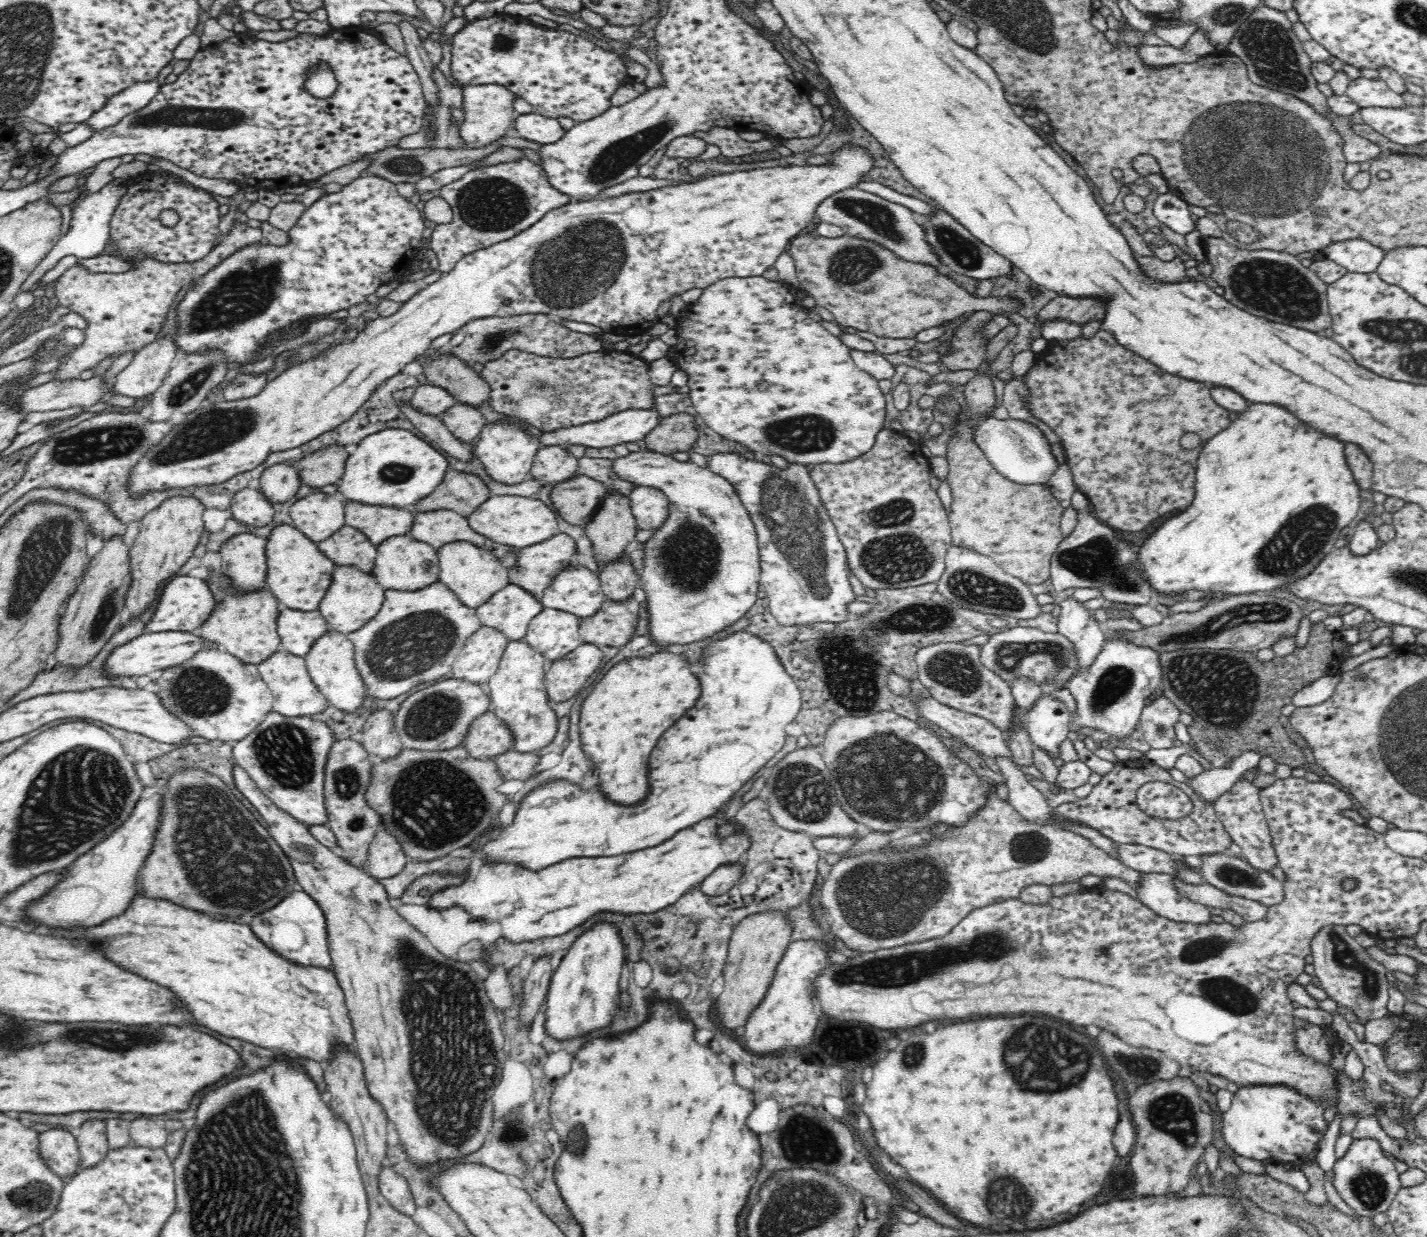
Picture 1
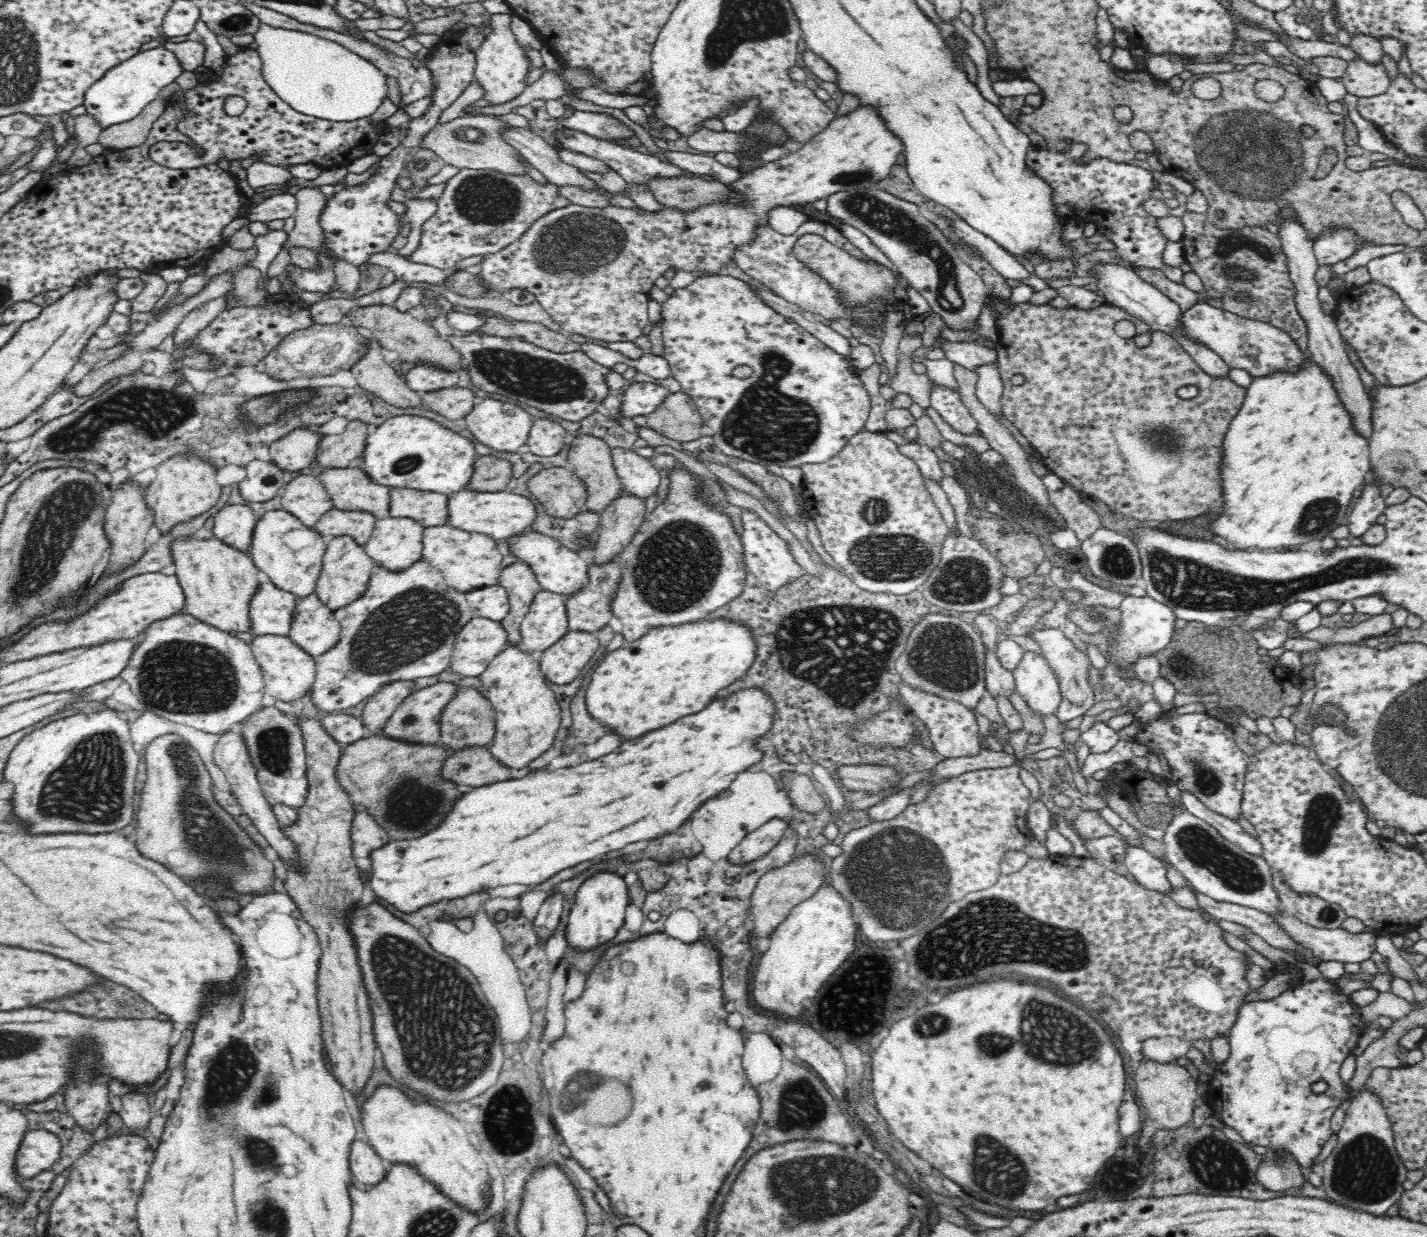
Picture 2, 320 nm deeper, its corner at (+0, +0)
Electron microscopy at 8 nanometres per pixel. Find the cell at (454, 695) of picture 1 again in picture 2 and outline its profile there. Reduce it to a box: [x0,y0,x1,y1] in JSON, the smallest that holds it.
[382,682,459,745]

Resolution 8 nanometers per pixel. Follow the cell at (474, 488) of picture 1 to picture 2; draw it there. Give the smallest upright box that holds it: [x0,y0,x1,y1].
[467,455,513,491]

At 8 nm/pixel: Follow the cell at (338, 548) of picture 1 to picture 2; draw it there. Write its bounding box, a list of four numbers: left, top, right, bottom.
[314,506,378,545]

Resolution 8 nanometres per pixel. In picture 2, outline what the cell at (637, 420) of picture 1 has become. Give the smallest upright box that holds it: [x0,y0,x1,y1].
[621,382,668,418]

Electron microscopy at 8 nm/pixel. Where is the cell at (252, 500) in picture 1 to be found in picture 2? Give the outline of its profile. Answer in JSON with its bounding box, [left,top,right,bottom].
[238,458,298,502]

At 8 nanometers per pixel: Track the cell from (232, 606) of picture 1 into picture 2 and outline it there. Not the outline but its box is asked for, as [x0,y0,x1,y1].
[168,534,259,632]

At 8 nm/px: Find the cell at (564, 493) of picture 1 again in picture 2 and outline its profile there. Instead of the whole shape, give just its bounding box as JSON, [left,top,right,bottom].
[526,466,586,519]

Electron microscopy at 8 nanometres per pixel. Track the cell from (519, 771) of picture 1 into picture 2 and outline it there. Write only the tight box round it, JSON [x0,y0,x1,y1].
[440,746,511,786]

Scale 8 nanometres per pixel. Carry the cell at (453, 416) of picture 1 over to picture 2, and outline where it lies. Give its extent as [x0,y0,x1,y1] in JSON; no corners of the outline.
[422,387,478,420]

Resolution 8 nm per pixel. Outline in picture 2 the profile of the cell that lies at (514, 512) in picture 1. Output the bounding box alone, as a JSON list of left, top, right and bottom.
[448,490,536,540]

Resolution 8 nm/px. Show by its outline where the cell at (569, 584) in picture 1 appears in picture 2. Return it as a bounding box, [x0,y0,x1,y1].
[506,530,588,595]

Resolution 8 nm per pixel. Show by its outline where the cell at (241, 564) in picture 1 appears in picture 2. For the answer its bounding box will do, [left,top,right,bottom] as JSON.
[213,502,257,551]

